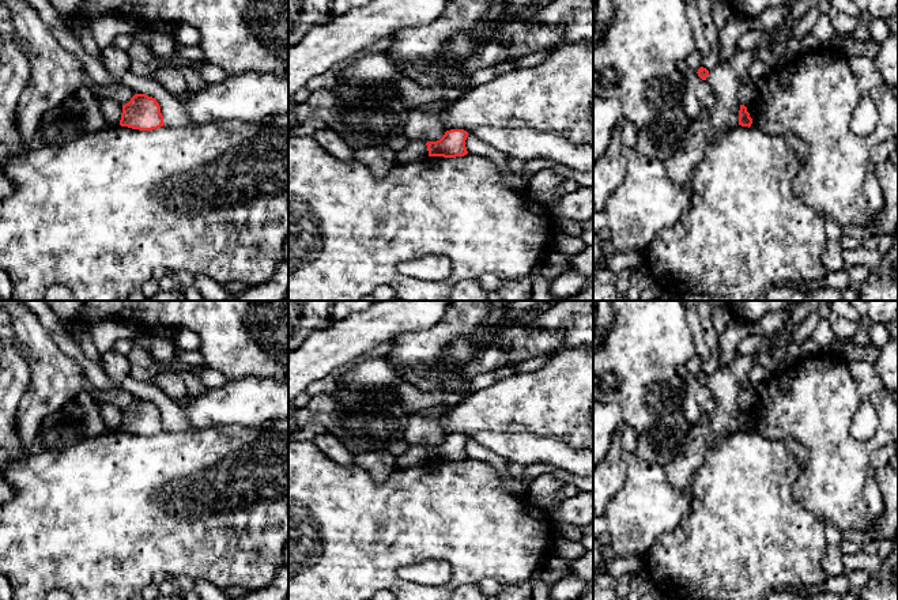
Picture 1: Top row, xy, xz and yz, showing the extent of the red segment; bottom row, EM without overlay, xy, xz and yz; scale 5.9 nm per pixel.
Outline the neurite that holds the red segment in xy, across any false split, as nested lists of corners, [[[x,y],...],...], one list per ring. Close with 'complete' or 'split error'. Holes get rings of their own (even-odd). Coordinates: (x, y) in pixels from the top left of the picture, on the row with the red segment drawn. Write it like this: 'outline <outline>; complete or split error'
outline [[[135,94],[128,103],[122,105],[120,125],[139,131],[152,131],[163,127],[159,103],[146,94]]]; complete

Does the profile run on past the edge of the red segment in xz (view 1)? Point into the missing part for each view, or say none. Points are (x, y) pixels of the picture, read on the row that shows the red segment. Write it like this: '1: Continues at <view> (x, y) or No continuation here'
1: No continuation here

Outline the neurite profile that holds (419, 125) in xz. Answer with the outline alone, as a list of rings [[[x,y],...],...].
[[[411,110],[403,116],[404,135],[410,141],[437,141],[445,131],[438,125],[434,110]]]

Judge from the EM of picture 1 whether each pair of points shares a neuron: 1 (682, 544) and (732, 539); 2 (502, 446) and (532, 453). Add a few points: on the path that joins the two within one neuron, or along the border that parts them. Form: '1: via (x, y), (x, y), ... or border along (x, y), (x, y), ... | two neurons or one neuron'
1: via (694, 544), (720, 544) | one neuron
2: via (509, 446), (525, 449) | one neuron

